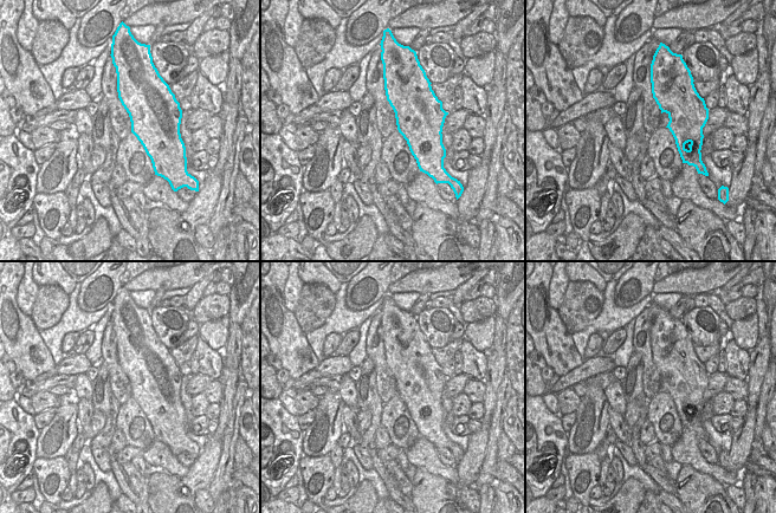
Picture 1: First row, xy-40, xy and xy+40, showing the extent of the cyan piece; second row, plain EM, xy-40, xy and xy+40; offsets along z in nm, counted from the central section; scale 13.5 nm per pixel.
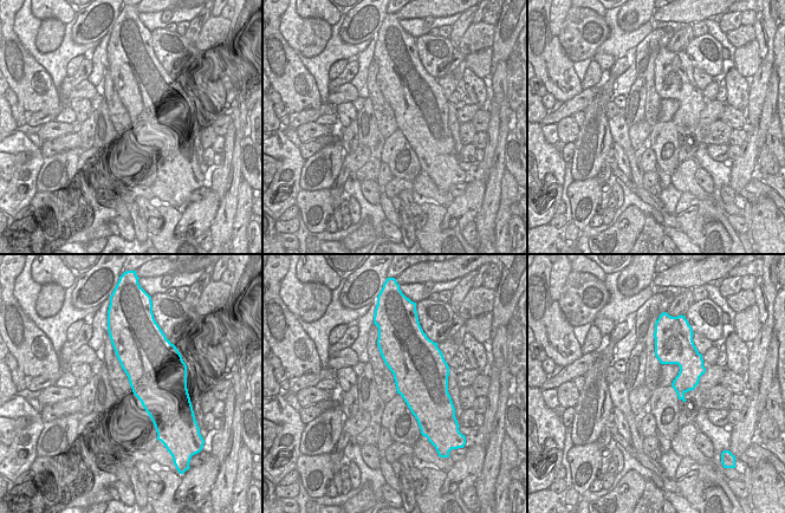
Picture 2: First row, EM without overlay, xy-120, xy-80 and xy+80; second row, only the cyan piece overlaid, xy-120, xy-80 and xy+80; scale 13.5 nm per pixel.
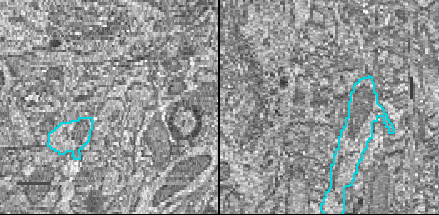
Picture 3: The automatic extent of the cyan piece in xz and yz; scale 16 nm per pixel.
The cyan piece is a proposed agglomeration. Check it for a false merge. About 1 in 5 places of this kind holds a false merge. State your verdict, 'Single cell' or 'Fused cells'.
Single cell

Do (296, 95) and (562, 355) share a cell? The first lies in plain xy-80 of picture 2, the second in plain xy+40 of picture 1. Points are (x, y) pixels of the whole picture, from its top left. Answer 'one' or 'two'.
one

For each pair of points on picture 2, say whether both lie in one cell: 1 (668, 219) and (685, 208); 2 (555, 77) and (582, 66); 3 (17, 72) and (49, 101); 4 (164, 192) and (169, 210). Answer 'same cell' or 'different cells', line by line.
1: different cells
2: different cells
3: same cell
4: different cells

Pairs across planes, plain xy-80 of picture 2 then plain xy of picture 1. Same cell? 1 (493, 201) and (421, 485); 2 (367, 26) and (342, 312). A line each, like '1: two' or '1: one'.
1: two
2: two

